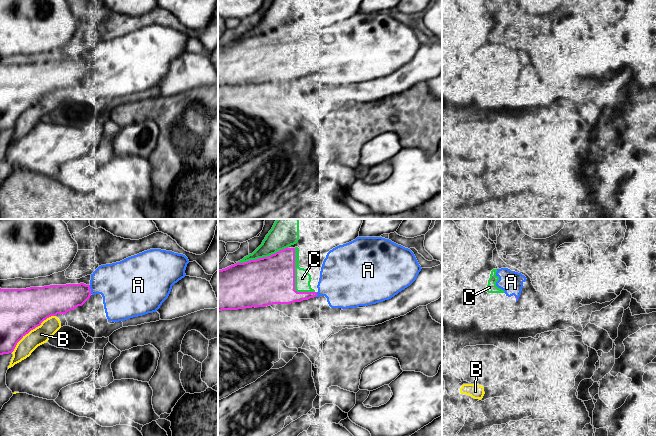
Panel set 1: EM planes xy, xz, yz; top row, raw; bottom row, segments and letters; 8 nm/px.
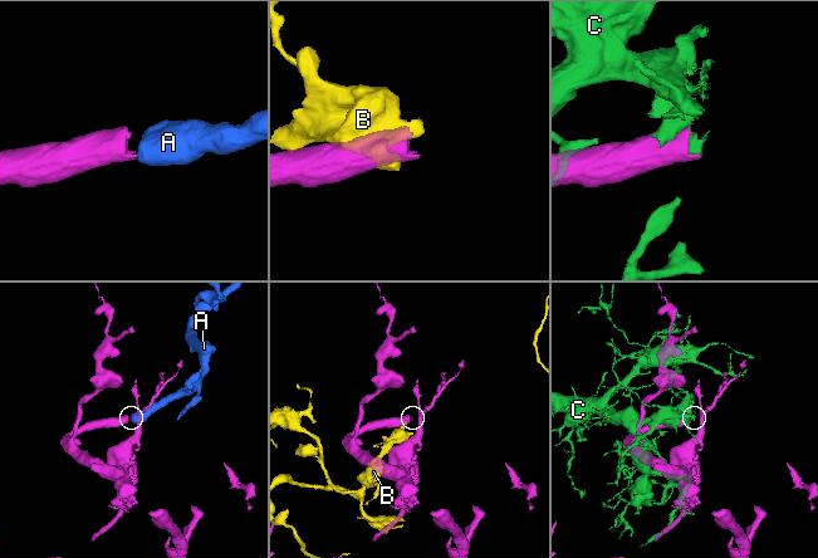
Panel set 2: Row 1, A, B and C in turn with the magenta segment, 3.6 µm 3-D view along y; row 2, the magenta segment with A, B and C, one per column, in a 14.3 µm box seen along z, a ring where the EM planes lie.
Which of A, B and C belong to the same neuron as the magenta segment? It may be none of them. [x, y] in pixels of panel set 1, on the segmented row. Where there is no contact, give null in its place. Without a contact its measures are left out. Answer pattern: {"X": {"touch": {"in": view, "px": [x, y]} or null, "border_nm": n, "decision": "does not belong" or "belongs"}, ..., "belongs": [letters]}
{"A": {"touch": {"in": "xy", "px": [90, 289]}, "border_nm": 70, "decision": "belongs"}, "B": {"touch": {"in": "xy", "px": [31, 329]}, "border_nm": 460, "decision": "does not belong"}, "C": {"touch": {"in": "xz", "px": [294, 278]}, "border_nm": 400, "decision": "does not belong"}, "belongs": ["A"]}

